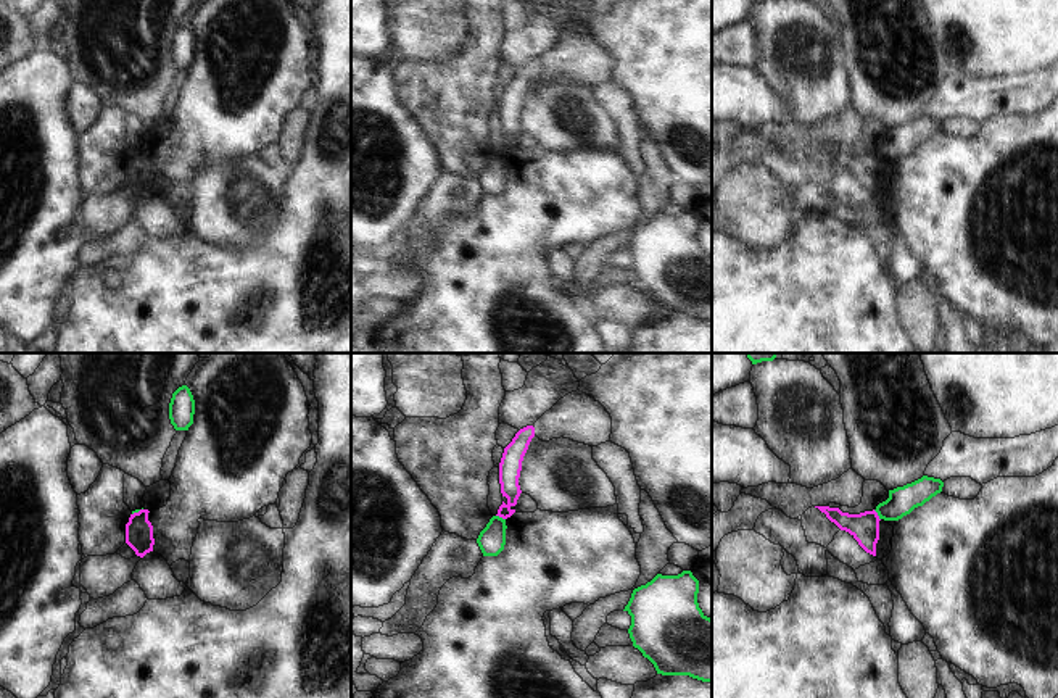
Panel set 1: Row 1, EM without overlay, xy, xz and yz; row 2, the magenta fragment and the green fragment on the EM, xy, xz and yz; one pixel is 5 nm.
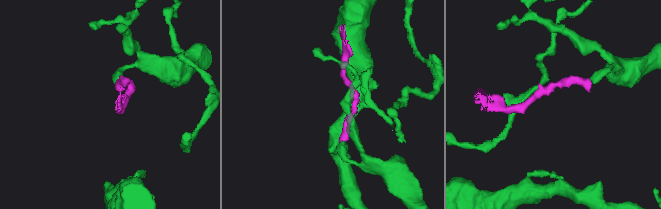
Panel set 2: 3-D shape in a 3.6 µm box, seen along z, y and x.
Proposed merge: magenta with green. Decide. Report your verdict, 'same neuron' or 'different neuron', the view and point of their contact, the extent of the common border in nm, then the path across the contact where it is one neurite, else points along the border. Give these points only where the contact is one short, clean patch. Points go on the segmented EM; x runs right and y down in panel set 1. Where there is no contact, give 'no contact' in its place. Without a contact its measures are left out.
different neuron; meets magenta in yz at (876, 515); contact 70 nm long; border along yz (873, 510), (880, 519)

